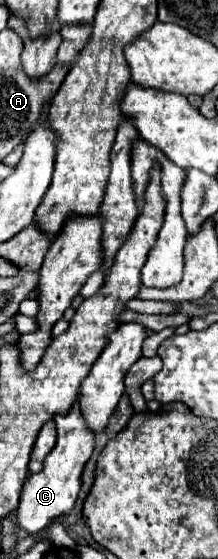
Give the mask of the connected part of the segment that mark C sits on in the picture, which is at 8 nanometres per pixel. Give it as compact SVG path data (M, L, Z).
M78 402L70 408L66 416L54 416L56 428L58 428L58 442L54 450L44 458L44 468L38 474L30 474L24 482L22 494L20 494L20 506L18 506L18 526L20 530L34 534L44 530L52 520L58 516L64 516L72 510L78 492L80 492L80 476L82 468L92 456L94 450L94 434L86 430L86 422L82 422L82 414L78 410Z

